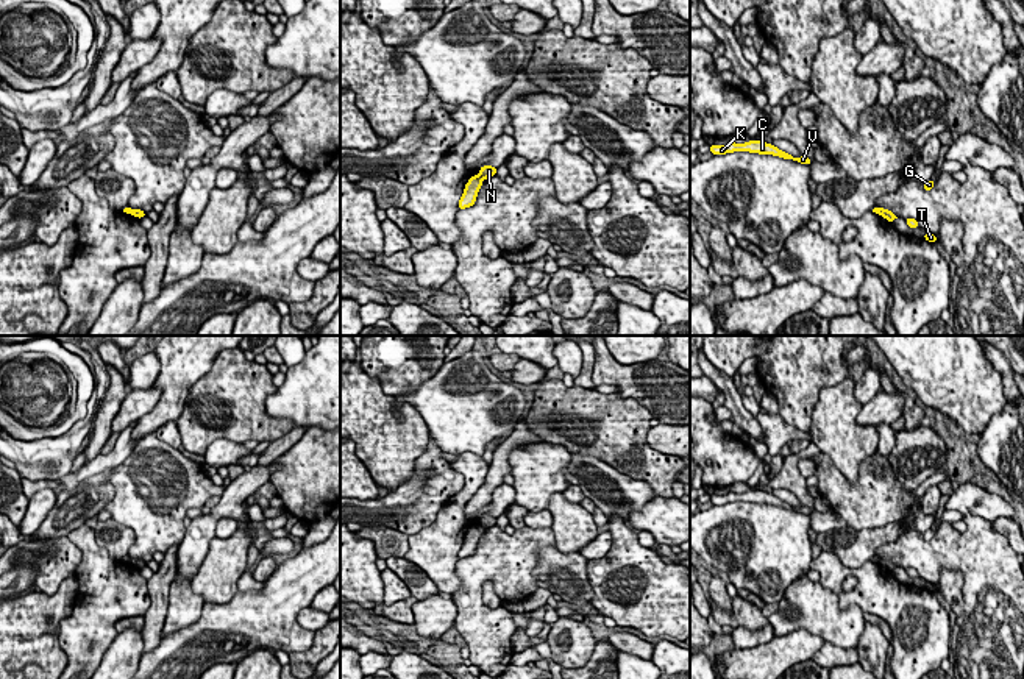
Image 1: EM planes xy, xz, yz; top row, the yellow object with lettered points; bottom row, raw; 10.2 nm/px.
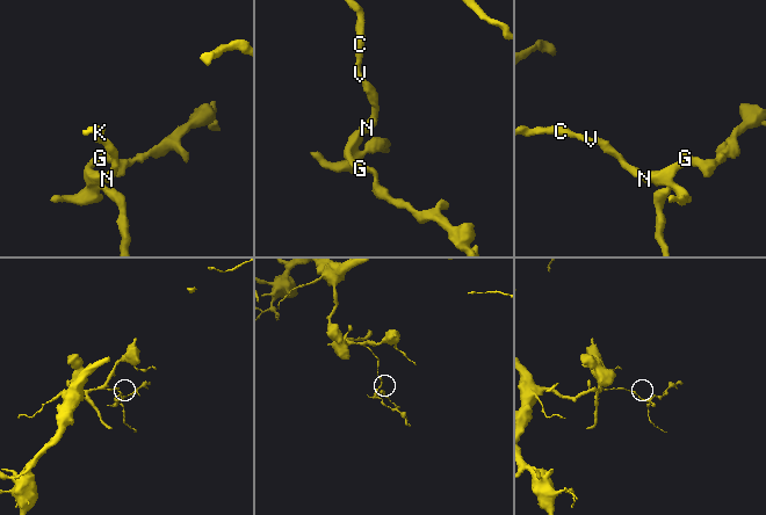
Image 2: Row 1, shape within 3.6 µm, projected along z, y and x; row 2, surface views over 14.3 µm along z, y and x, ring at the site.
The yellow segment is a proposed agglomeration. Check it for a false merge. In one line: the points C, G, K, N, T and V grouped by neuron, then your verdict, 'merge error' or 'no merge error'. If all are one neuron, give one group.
C K N V / G T; merge error

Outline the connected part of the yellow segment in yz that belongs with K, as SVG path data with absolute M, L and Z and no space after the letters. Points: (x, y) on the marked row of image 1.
M749 140L745 144L735 144L735 142L729 142L726 145L715 145L710 144L710 153L712 155L726 155L726 153L734 153L734 151L749 151L749 153L759 153L759 155L773 155L773 156L779 156L784 159L791 159L805 165L812 164L810 158L801 156L801 158L795 158L782 150L779 150L777 147L774 147L773 144L766 144L763 140Z

